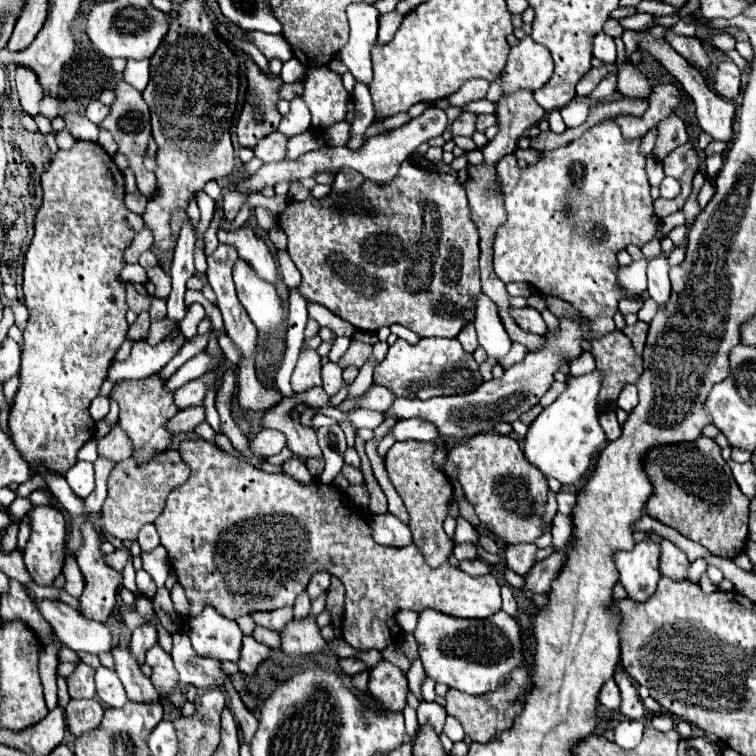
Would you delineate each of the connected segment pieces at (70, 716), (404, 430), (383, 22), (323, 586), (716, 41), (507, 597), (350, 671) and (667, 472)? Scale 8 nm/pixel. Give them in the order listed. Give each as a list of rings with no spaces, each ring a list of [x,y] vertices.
[[[80,698],[80,700],[70,700],[66,704],[66,720],[68,720],[68,728],[74,736],[80,736],[80,734],[90,732],[96,726],[100,726],[102,714],[104,714],[104,708],[102,708],[100,700],[96,700],[96,698],[88,698],[88,700]]]
[[[408,418],[408,420],[400,420],[394,428],[392,428],[396,440],[422,440],[422,442],[430,442],[436,440],[438,428],[428,422],[428,420],[418,420],[418,418]]]
[[[396,10],[394,12],[388,12],[388,14],[382,14],[380,16],[380,30],[378,30],[378,44],[386,44],[394,38],[400,22],[402,22],[402,14],[398,14]]]
[[[316,572],[306,588],[310,600],[316,600],[322,592],[326,592],[330,588],[330,574],[328,572]]]
[[[712,34],[712,46],[722,52],[734,50],[734,44],[736,44],[736,40],[730,34]]]
[[[507,584],[501,587],[502,610],[511,616],[515,616],[518,605],[512,590],[513,589]]]
[[[342,658],[340,660],[340,668],[342,668],[342,674],[348,674],[348,676],[354,676],[362,670],[366,670],[366,664],[358,658]]]
[[[700,436],[694,442],[652,448],[644,460],[644,468],[654,484],[654,494],[646,504],[650,518],[676,528],[682,536],[702,544],[714,556],[736,558],[744,552],[750,500],[740,492],[714,440]]]

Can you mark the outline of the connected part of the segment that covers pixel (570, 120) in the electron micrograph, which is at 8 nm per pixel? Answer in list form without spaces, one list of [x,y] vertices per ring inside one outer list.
[[[574,98],[570,104],[566,104],[566,106],[560,110],[566,128],[576,128],[576,126],[580,126],[580,124],[586,120],[586,116],[588,116],[588,108],[590,108],[588,102],[584,102],[584,100],[580,100],[580,98]]]

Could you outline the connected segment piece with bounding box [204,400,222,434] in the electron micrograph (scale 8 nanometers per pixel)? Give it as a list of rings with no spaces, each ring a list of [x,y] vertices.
[[[204,400],[204,402],[206,402],[206,422],[212,426],[212,430],[216,434],[222,434],[222,426],[220,426],[220,418],[218,418],[214,402],[210,402],[210,400]]]

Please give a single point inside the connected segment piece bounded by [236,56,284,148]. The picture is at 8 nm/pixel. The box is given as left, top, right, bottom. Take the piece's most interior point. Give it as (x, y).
(260, 117)

